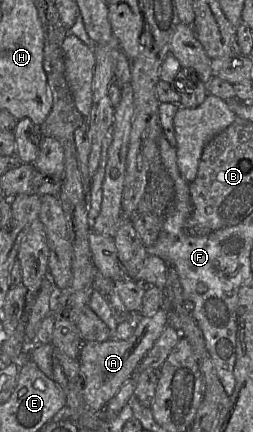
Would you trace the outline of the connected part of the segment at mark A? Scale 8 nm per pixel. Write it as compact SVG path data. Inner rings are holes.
M165 307L150 316L132 315L133 334L125 340L109 338L103 342L83 342L79 351L80 370L84 380L83 395L88 408L99 412L112 399L138 369L142 359L153 347L166 325L168 315Z

